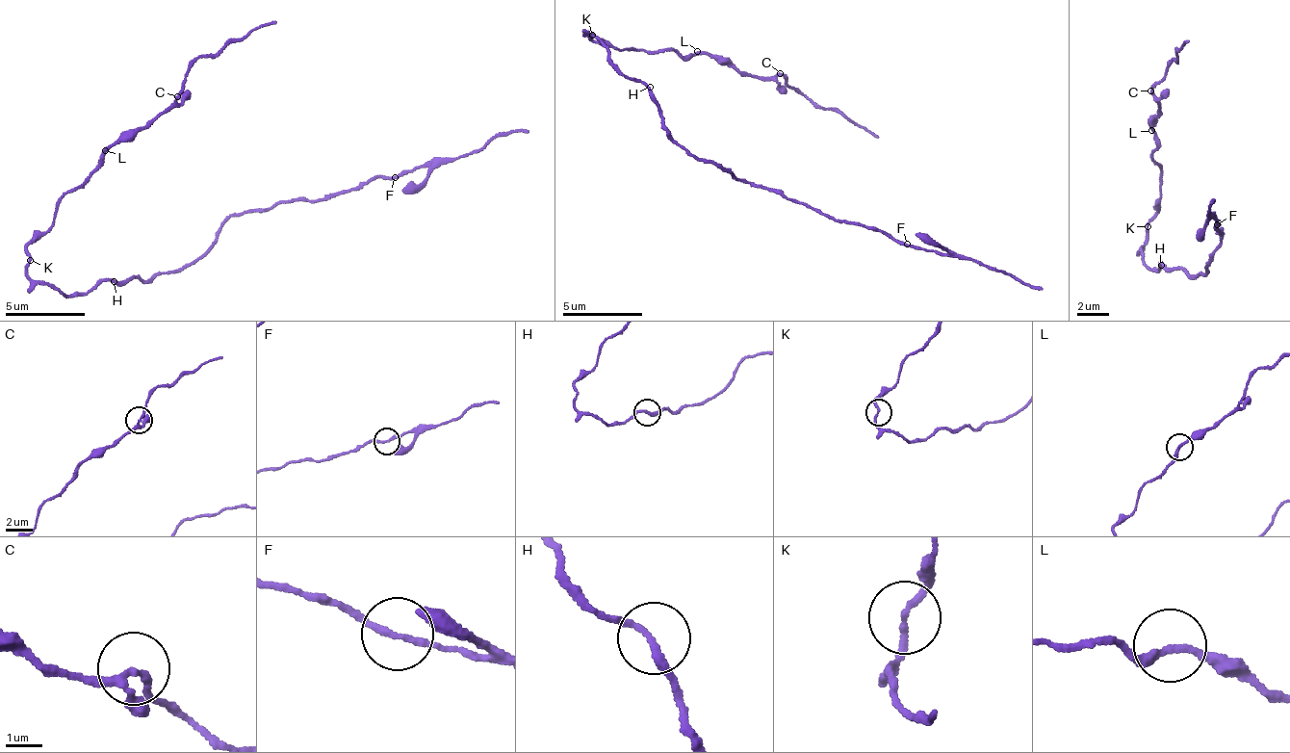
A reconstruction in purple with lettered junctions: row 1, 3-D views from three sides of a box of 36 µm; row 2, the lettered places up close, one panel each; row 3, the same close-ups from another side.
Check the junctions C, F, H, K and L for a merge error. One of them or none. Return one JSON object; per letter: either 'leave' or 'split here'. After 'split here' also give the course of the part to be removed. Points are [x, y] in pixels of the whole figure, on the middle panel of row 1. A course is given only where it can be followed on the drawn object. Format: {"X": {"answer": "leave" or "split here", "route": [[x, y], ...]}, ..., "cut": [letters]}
{"C": {"answer": "leave"}, "F": {"answer": "leave"}, "H": {"answer": "leave"}, "K": {"answer": "leave"}, "L": {"answer": "leave"}, "cut": []}

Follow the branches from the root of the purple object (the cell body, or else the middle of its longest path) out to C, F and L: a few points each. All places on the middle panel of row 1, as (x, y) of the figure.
C: (650, 90), (584, 33), (621, 49), (674, 50), (683, 58), (719, 55), (756, 76), (782, 74)
F: (650, 90), (662, 128), (701, 160), (710, 159), (752, 185), (779, 191), (824, 215), (877, 228), (907, 244)
L: (650, 90), (584, 33), (621, 49), (674, 50), (683, 58), (697, 51)

